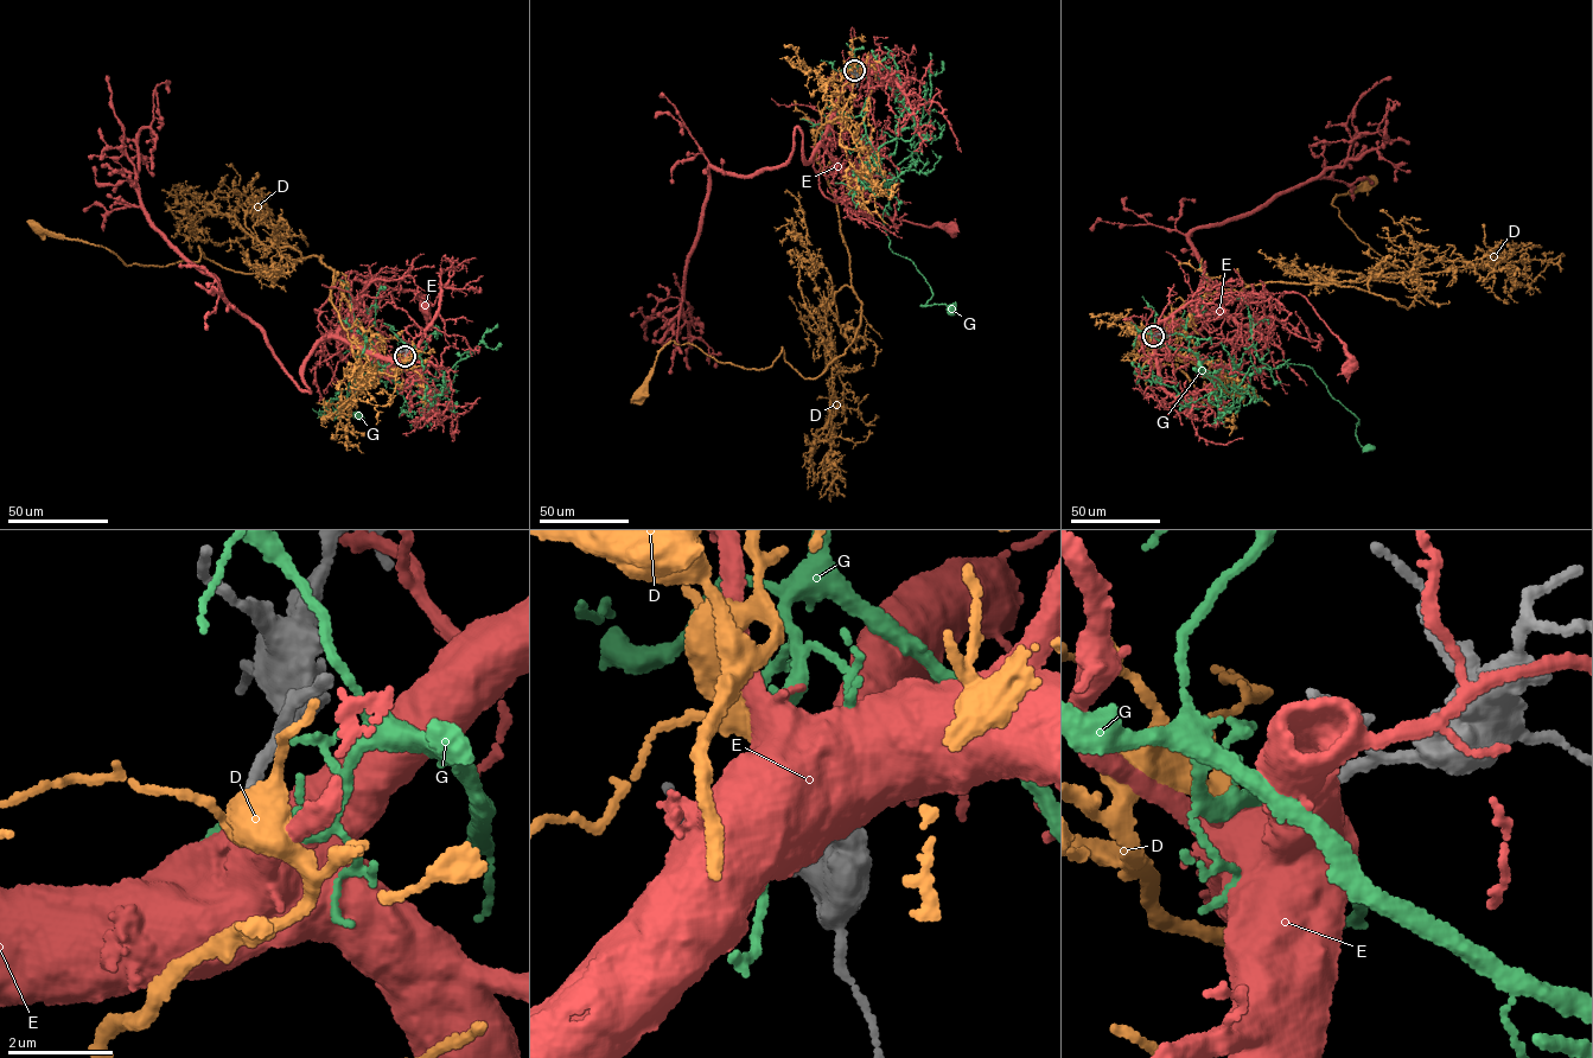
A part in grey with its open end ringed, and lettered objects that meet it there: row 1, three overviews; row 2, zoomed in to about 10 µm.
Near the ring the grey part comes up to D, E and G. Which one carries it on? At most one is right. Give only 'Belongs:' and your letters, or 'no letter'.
Belongs: D

